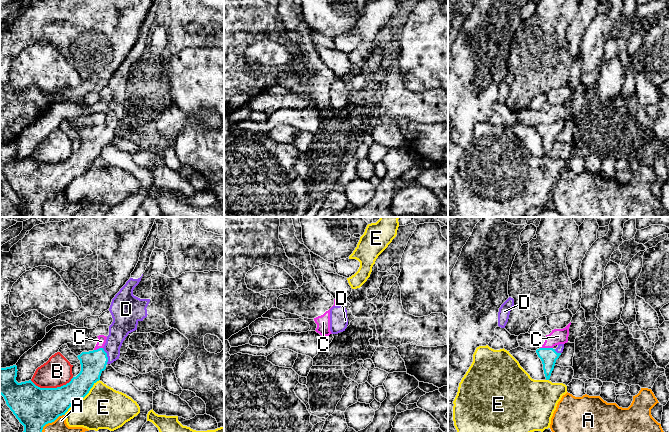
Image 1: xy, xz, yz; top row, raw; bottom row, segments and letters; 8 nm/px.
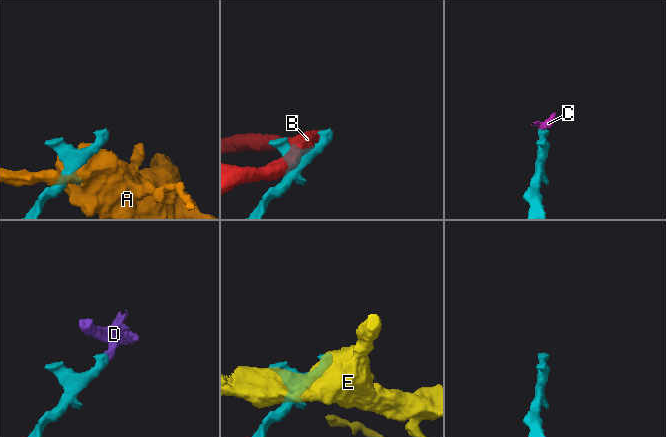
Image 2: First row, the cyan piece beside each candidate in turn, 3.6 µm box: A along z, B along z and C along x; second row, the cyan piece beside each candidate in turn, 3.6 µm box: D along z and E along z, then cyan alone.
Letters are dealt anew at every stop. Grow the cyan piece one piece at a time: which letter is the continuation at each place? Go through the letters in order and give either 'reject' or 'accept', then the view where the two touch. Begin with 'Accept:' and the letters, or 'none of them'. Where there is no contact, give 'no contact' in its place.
Accept: D
A: reject | xy
B: reject | xy
C: reject | yz
D: accept | xy
E: reject | xy

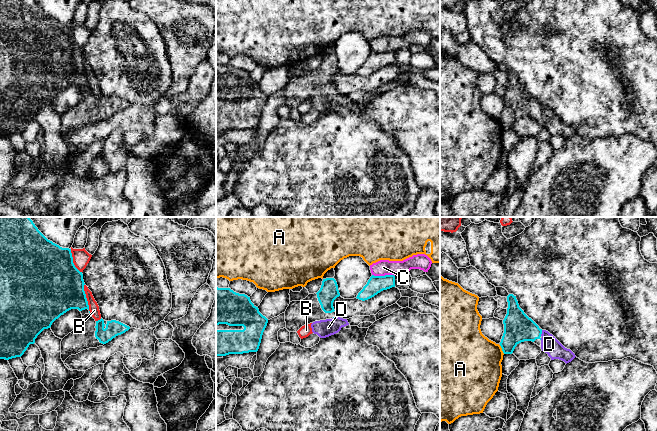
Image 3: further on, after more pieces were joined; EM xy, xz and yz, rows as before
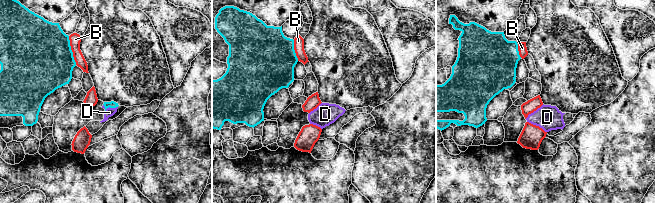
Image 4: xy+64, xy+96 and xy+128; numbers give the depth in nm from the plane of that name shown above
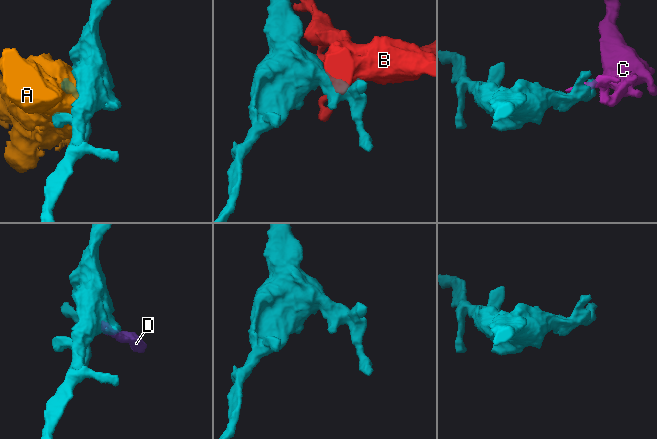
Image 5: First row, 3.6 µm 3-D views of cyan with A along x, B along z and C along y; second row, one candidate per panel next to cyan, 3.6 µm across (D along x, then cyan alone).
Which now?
Accept: D
A: reject | yz
B: reject | xy
C: reject | xz
D: accept | yz

